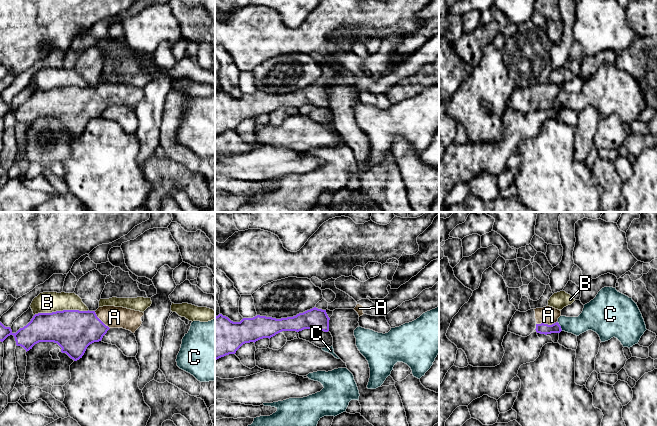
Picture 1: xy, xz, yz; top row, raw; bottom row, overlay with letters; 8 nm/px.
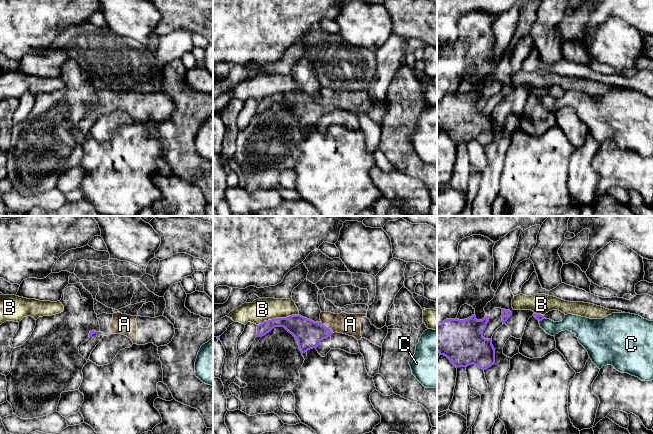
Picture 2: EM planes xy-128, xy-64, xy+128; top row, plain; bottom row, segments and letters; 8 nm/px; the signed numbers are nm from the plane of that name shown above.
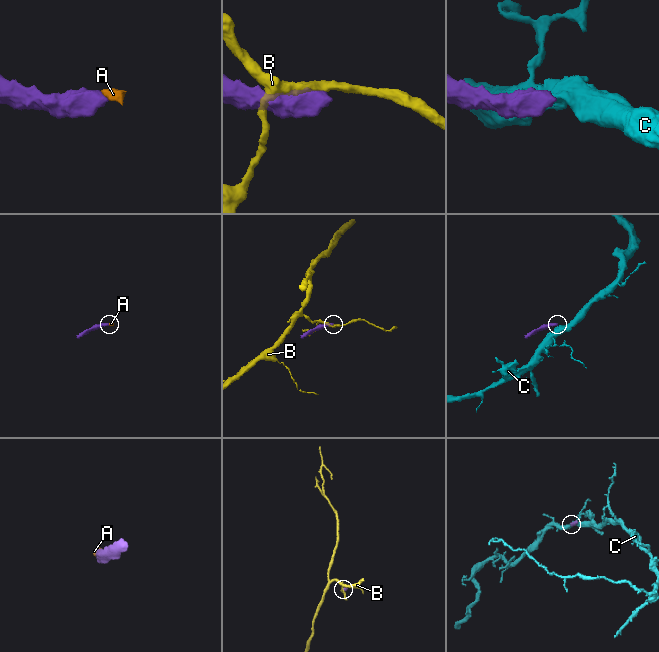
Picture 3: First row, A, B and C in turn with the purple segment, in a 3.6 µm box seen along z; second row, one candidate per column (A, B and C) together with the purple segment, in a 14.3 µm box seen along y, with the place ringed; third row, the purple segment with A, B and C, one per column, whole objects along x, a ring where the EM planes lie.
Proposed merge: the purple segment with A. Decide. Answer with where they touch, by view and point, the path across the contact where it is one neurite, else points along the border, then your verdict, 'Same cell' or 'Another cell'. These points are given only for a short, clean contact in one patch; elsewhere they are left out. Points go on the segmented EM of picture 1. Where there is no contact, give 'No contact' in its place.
Touches purple at yz (546, 324). Path across: yz (542, 328), (546, 324), (548, 315). Same cell

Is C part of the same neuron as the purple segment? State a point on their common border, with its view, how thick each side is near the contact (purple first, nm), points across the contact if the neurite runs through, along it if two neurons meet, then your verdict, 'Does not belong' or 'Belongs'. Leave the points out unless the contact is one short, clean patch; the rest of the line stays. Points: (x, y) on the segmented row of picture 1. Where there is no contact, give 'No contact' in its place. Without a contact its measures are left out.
Touches purple at yz (560, 326). Thickness 90 nm (purple) against 180 nm. Boundary: yz (557, 321), (562, 330). Does not belong

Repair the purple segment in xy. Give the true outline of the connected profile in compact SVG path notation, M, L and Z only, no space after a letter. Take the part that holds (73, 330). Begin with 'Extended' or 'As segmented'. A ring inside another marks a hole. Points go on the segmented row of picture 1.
Extended. M115 306L99 307L96 311L63 310L38 313L16 333L0 322L0 341L3 342L8 336L13 335L16 345L23 347L26 352L39 342L54 342L62 348L62 353L66 353L71 359L77 361L82 358L87 347L101 341L110 328L123 328L135 333L143 321L143 312Z

